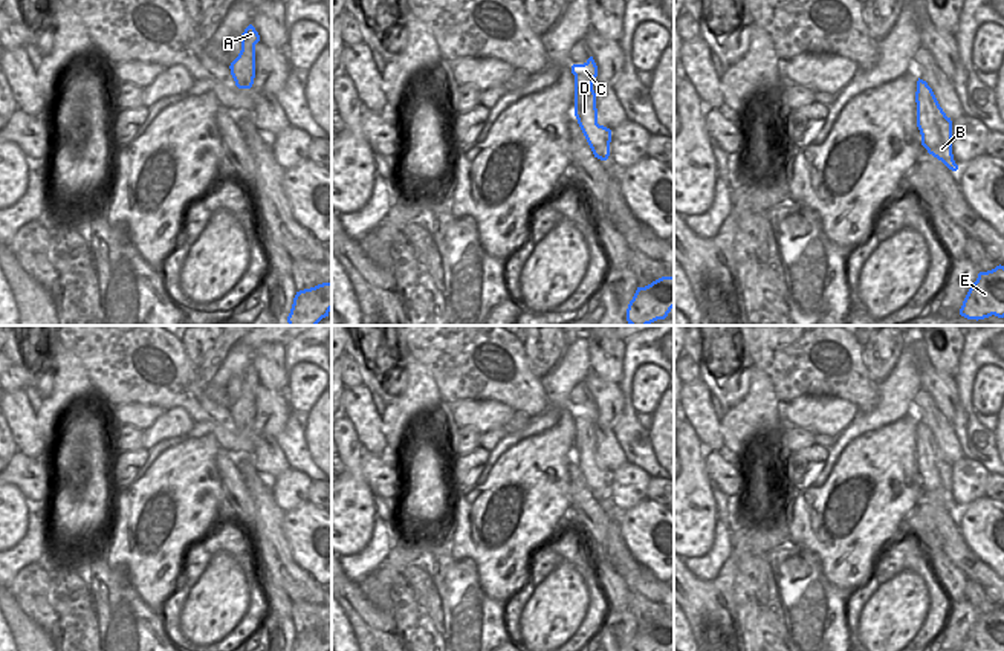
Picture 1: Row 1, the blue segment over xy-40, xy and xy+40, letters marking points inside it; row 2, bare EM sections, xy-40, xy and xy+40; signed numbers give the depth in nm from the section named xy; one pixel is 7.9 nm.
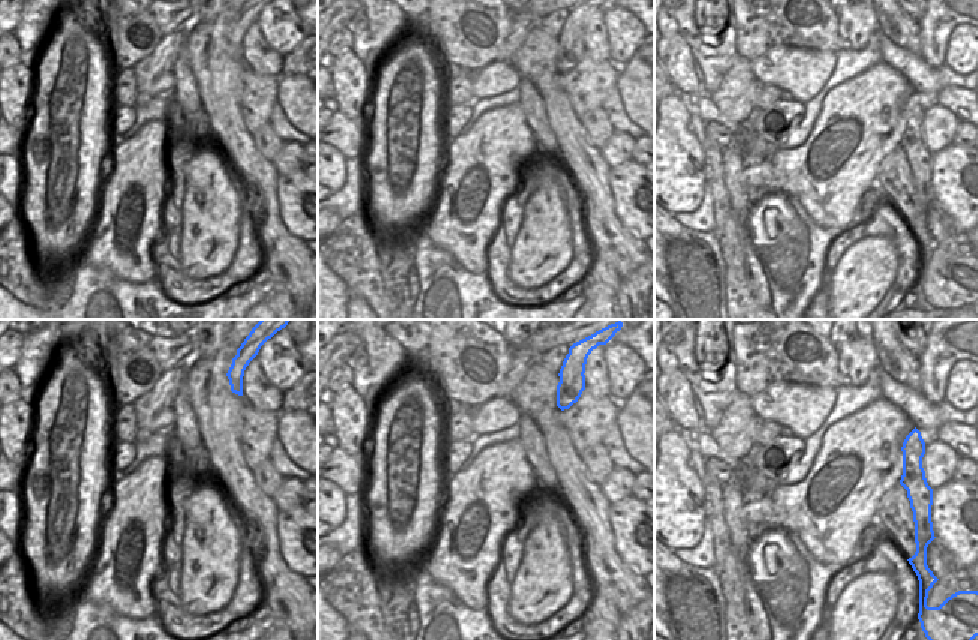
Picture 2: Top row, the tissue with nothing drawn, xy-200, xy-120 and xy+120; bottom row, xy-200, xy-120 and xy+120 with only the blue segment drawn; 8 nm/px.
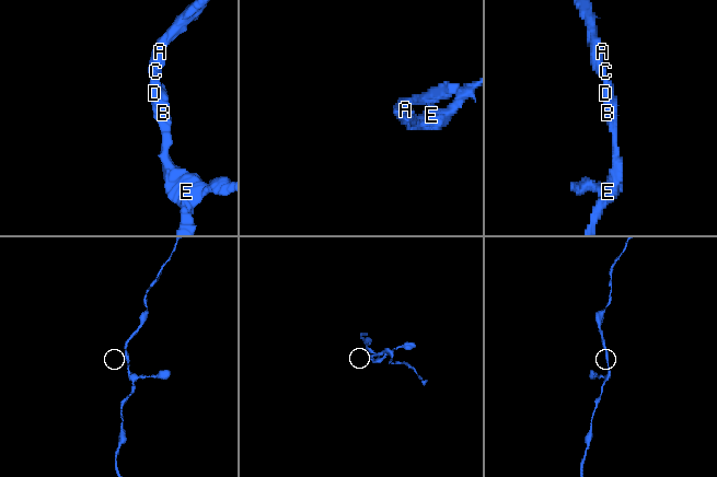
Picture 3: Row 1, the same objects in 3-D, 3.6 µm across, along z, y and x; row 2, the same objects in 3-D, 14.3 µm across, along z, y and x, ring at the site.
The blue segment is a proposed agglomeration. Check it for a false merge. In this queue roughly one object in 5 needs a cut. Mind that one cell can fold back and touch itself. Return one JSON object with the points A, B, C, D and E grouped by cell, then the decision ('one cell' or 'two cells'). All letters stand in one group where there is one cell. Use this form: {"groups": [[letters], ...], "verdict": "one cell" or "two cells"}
{"groups": [["A", "B", "C", "D", "E"]], "verdict": "one cell"}

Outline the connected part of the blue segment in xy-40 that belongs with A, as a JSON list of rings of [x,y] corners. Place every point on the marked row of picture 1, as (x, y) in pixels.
[[[249,24],[241,34],[241,50],[238,57],[231,63],[231,75],[238,89],[251,89],[255,78],[255,44],[260,41],[260,35],[252,24]]]

